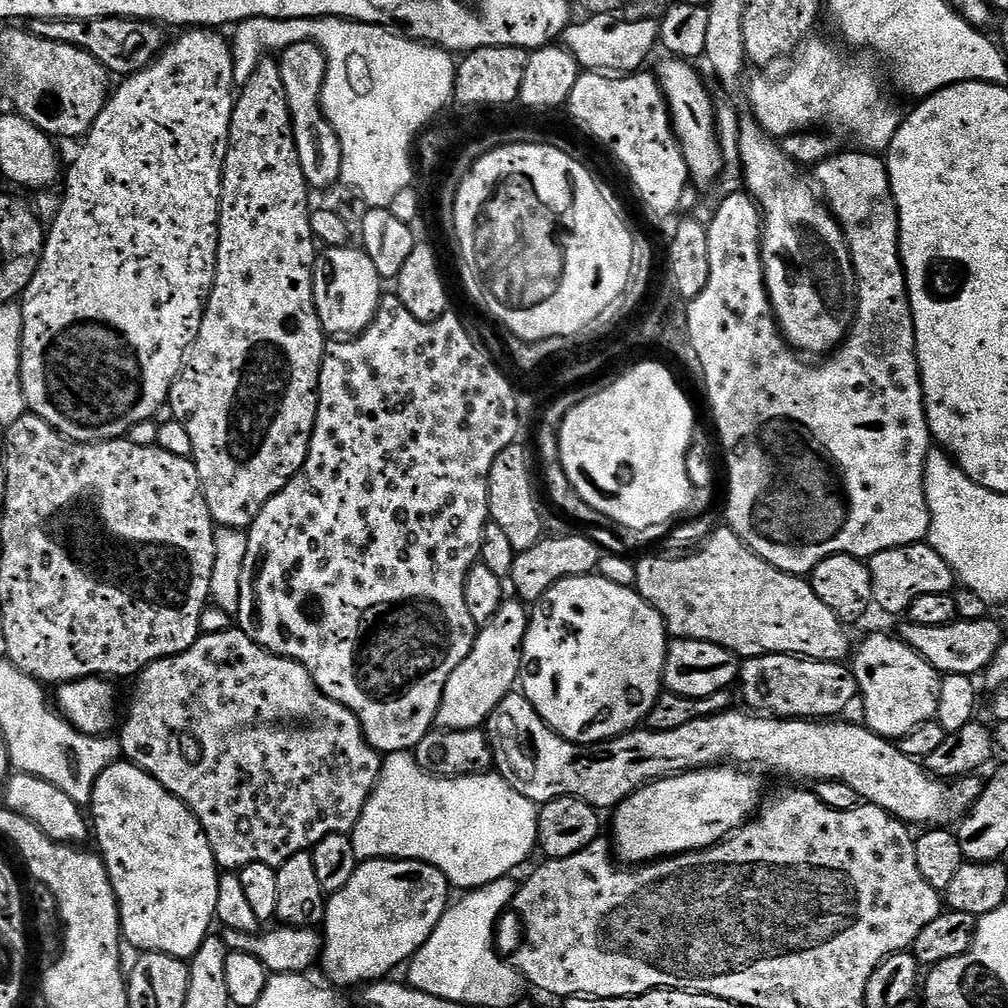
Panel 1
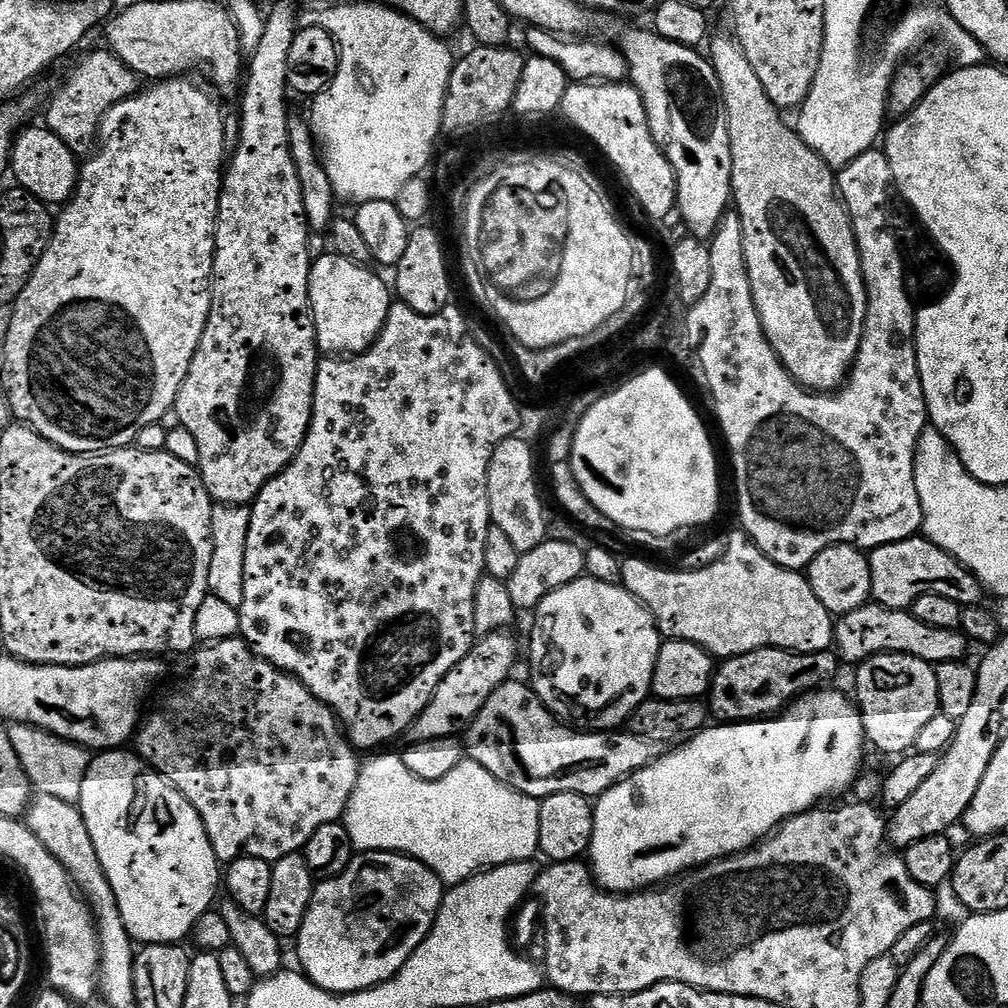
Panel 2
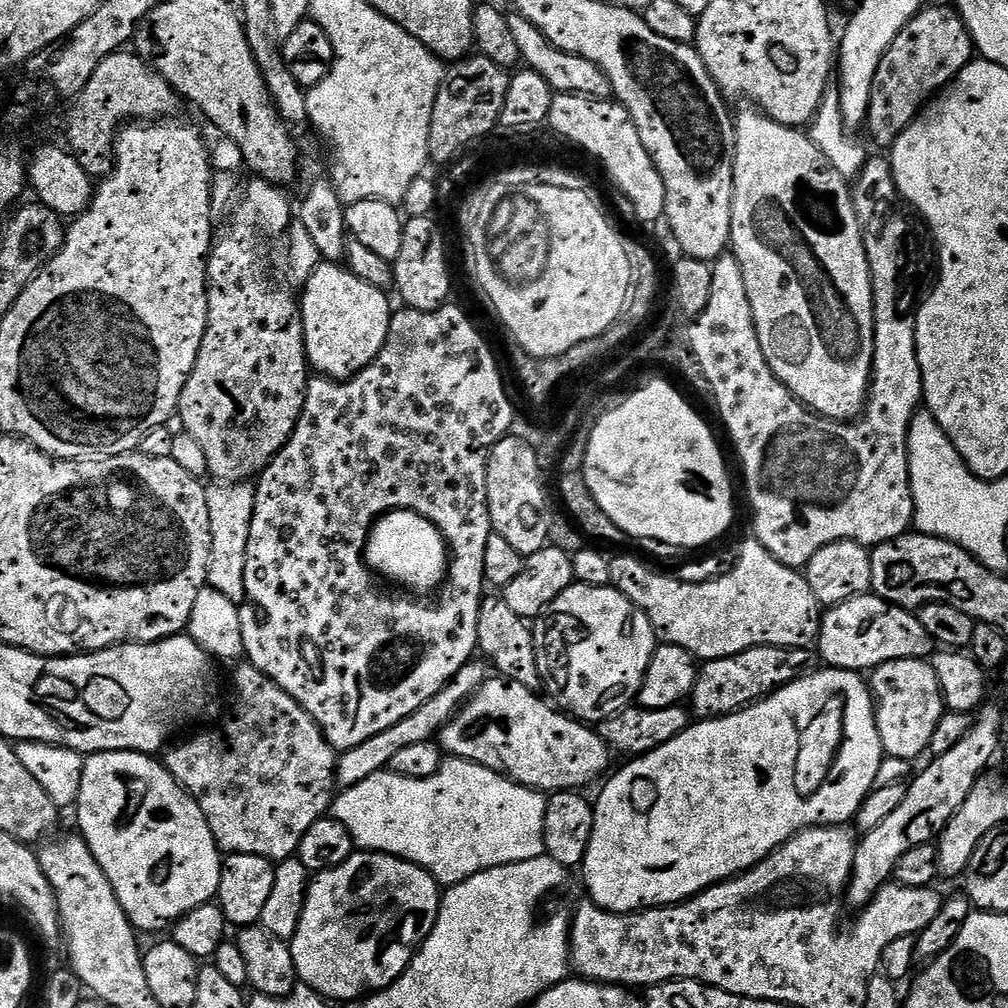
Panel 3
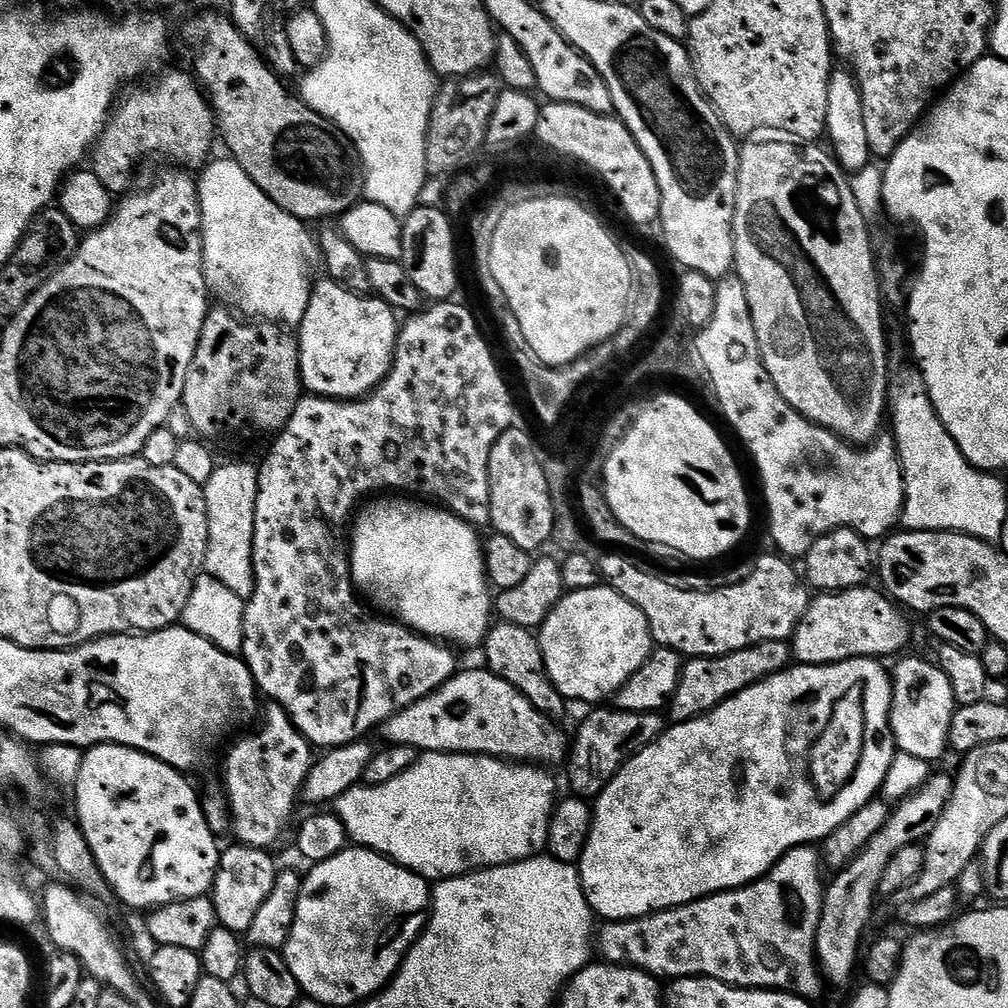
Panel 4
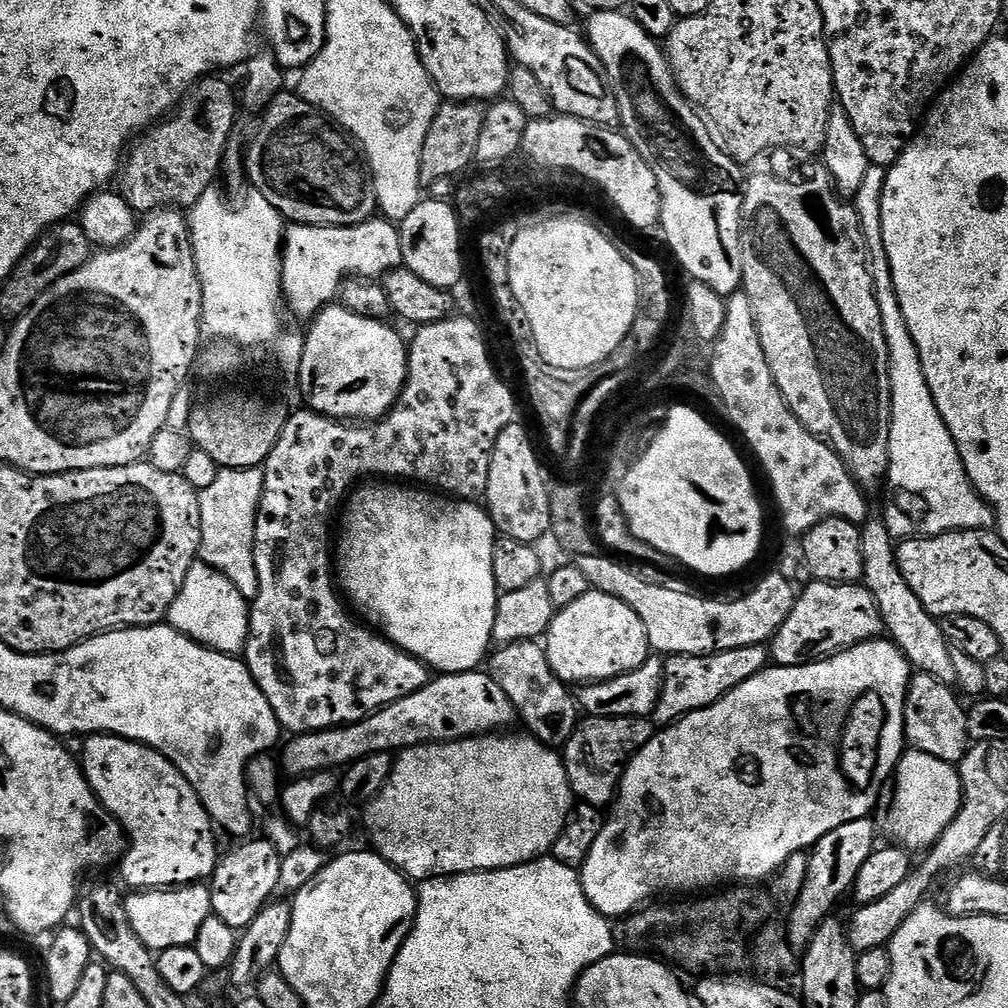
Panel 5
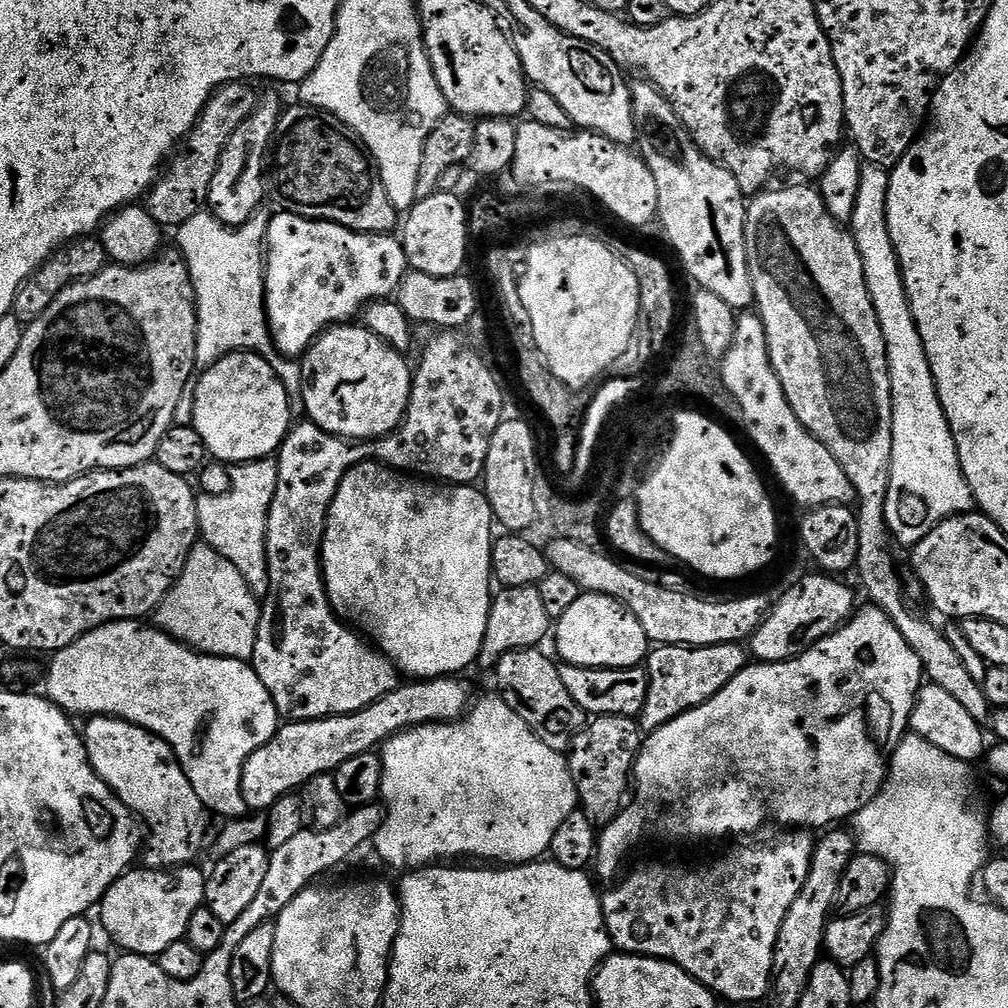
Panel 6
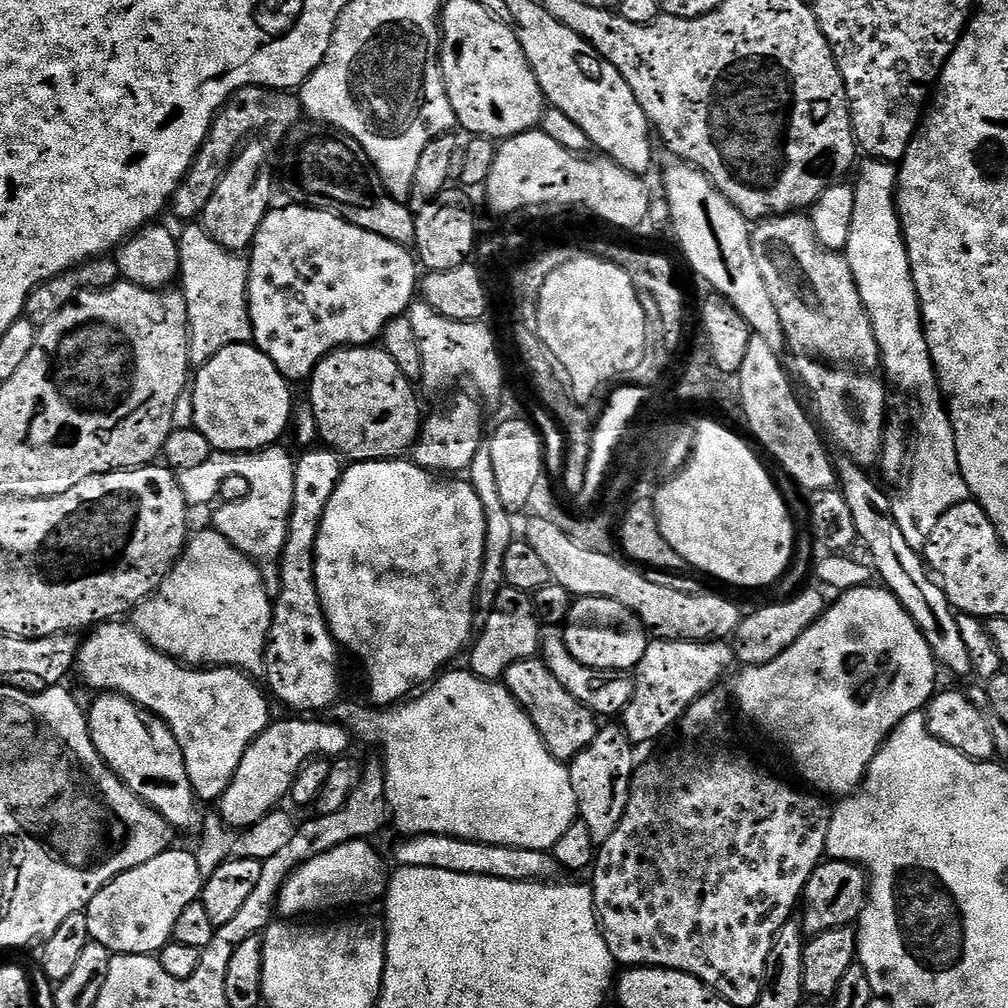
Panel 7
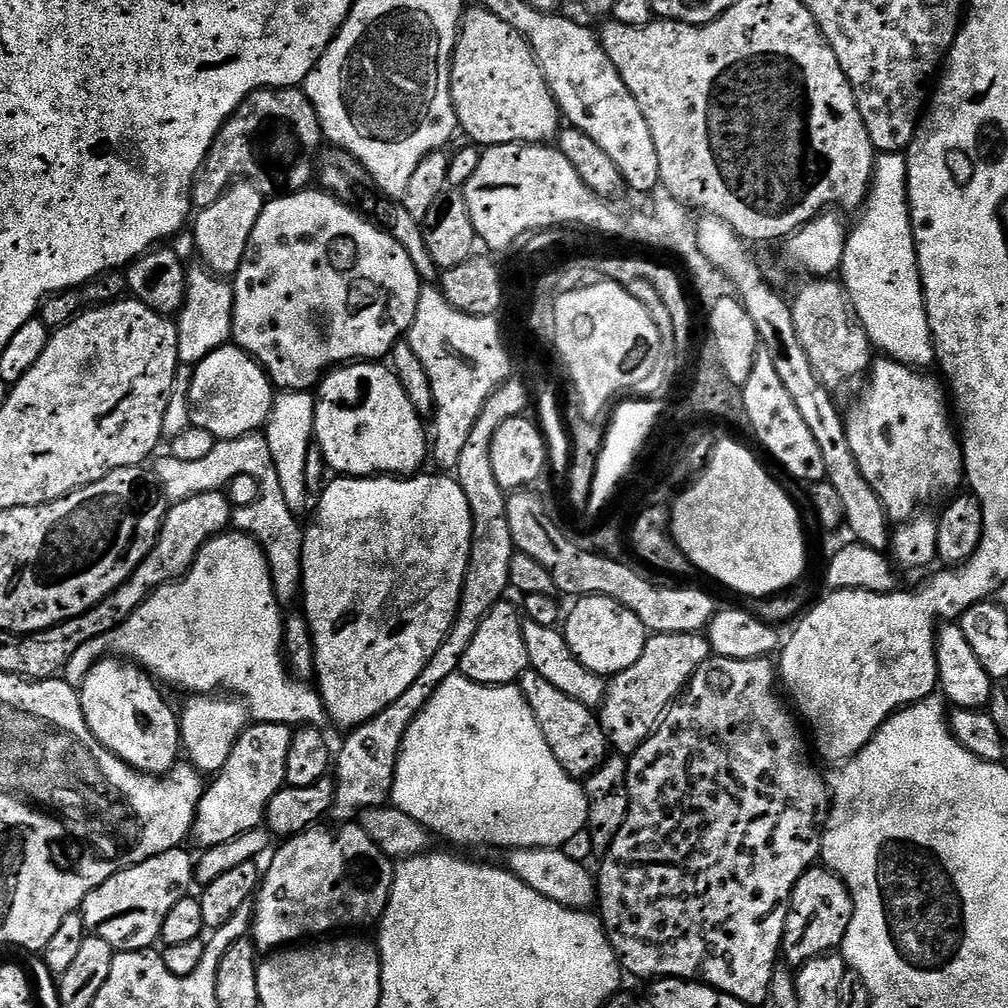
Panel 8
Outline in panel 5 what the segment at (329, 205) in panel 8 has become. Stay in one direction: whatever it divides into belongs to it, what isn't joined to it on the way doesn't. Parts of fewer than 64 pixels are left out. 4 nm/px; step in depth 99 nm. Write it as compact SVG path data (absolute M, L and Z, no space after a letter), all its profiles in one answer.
M373 218L349 228L292 224L284 233L282 251L284 303L288 305L289 313L303 322L311 321L337 299L343 281L349 278L383 278L404 262L399 227L383 218Z

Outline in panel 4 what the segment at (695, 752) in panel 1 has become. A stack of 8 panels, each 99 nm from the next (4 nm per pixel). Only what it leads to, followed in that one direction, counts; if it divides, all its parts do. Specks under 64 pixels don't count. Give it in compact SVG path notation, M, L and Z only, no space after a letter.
M483 667L472 668L469 672L464 670L457 671L455 676L450 677L444 685L438 690L434 690L426 698L422 698L418 702L414 702L409 708L403 708L401 712L393 714L387 722L382 725L382 733L384 732L385 741L388 744L401 744L402 746L410 746L425 752L455 752L457 754L467 754L469 756L492 756L496 760L506 760L509 762L519 762L522 764L530 764L533 766L552 766L548 764L563 765L568 759L570 751L569 737L564 737L564 732L559 728L559 723L550 722L549 717L544 716L538 710L534 710L534 706L530 706L530 698L526 698L514 686L510 686L510 682L506 682L502 678L498 678L492 672L485 670Z

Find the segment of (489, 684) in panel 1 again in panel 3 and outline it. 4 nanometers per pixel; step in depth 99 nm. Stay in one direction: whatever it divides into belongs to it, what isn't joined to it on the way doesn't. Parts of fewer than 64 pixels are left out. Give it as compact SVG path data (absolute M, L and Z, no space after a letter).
M469 662L466 666L462 666L462 670L458 670L456 678L450 681L445 688L438 690L438 694L434 694L434 698L430 698L422 706L418 706L418 710L414 710L414 714L406 714L406 718L402 718L402 722L394 722L394 726L390 726L390 730L381 730L379 734L374 734L374 738L366 738L366 742L339 753L336 761L337 785L341 789L346 789L370 778L376 772L385 771L390 758L394 758L396 751L410 746L411 743L426 742L439 734L444 729L445 722L451 720L456 711L484 685L485 680L489 679L489 669L483 663L480 663L481 665L476 663Z

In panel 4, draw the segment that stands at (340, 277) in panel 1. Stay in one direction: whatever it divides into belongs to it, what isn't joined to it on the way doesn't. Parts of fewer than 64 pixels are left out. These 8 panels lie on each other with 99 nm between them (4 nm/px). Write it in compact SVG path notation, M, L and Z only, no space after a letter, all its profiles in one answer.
M321 279L312 289L306 318L298 325L300 382L313 396L359 400L388 376L396 353L397 313L372 294L351 292L343 284Z

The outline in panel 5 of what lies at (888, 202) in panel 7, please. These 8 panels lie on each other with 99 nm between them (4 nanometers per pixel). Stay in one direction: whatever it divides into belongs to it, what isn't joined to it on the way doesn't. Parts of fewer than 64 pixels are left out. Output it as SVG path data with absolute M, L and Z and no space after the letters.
M869 166L866 178L862 178L862 190L854 197L854 207L864 241L868 247L868 266L872 270L872 284L876 287L878 310L882 314L882 330L888 347L888 373L892 387L892 429L888 443L888 475L887 483L892 483L900 491L904 499L904 512L898 505L892 504L888 512L896 520L887 521L888 531L896 538L919 538L922 536L939 536L941 532L955 532L962 528L991 529L994 517L988 503L976 492L976 487L968 480L962 458L958 454L958 446L954 446L954 438L942 418L938 414L938 406L930 394L930 386L926 382L926 374L922 370L920 357L916 355L914 338L906 326L906 318L902 318L902 306L898 306L898 298L894 290L894 282L890 274L890 262L886 258L886 246L882 242L882 194L884 193L884 178L886 172L882 168Z

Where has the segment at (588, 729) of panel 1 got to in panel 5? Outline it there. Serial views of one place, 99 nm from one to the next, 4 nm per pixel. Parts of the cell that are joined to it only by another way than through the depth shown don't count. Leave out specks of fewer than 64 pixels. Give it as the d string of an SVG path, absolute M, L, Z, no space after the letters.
M595 590L578 598L578 602L570 602L570 606L559 609L553 615L552 625L546 633L546 651L552 673L569 686L580 686L597 680L613 680L623 672L633 672L634 669L641 668L650 655L646 626L642 626L642 618L638 618L638 614L634 614L634 610L626 606L626 602Z

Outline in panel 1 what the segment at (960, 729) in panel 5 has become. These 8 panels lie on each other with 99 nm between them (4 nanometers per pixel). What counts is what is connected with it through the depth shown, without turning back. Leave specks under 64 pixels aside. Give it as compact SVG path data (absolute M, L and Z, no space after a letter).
M876 632L873 636L866 637L856 652L856 661L851 661L850 667L856 676L859 703L864 703L863 723L874 734L883 736L886 740L899 742L903 736L910 734L910 730L922 726L922 722L936 719L942 676L910 645L895 635L892 636L887 636L884 632Z

